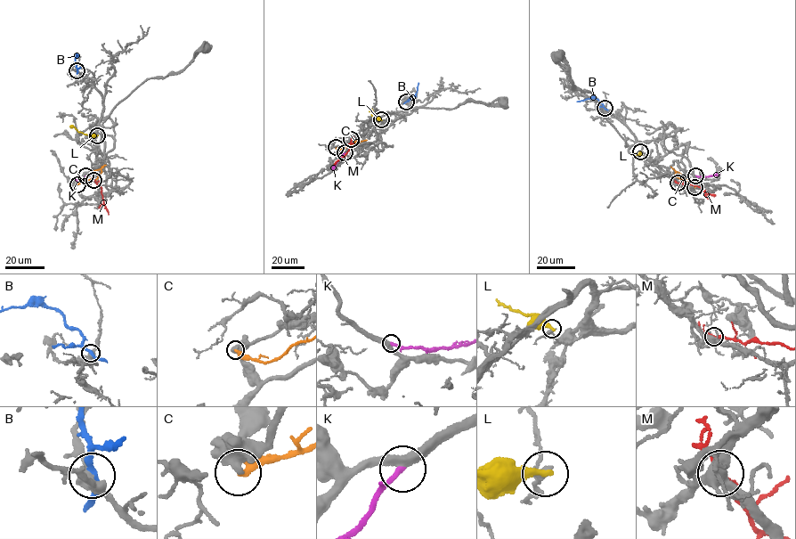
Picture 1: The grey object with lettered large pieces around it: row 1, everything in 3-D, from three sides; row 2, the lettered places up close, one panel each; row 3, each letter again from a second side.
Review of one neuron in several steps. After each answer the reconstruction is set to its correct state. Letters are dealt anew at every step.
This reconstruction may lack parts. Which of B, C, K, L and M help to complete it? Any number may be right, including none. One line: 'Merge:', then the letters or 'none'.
Merge: none

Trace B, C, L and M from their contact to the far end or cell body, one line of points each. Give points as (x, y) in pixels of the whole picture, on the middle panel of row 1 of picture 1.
B: (406, 102), (416, 94), (418, 83)
C: (336, 147), (342, 150), (352, 144)
L: (381, 119), (371, 115), (371, 110), (369, 111)
M: (352, 139), (350, 148), (337, 161)

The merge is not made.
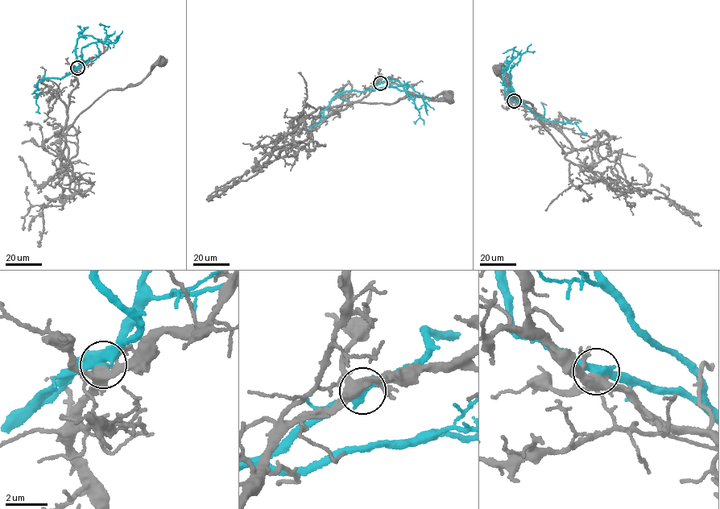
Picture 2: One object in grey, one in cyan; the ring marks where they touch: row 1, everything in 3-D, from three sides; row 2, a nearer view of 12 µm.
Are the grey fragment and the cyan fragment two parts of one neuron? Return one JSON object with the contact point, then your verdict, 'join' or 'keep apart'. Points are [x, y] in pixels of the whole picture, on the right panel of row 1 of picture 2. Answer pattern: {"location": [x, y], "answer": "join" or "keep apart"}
{"location": [514, 101], "answer": "keep apart"}

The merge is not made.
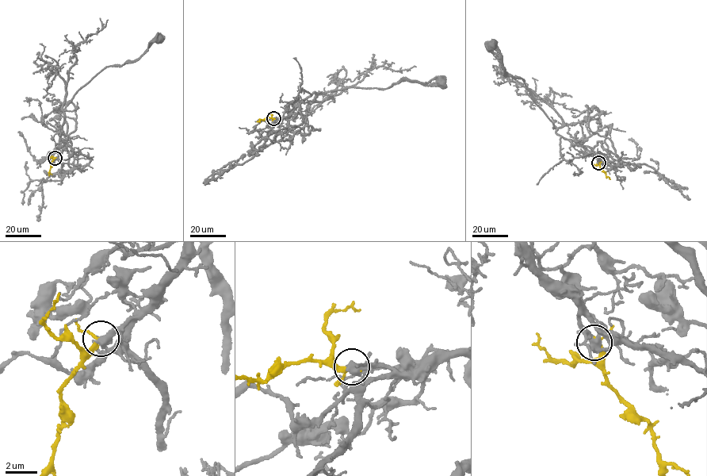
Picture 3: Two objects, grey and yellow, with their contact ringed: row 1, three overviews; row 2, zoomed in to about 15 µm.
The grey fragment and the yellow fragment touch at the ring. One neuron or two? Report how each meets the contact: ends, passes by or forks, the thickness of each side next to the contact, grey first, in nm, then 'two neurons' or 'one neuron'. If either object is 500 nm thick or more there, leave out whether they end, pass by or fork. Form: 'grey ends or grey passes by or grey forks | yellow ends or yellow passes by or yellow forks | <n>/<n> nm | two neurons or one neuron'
550/200 nm | one neuron

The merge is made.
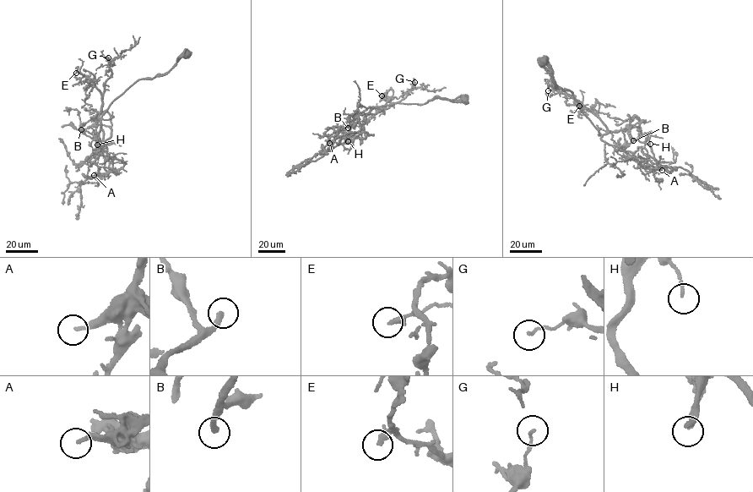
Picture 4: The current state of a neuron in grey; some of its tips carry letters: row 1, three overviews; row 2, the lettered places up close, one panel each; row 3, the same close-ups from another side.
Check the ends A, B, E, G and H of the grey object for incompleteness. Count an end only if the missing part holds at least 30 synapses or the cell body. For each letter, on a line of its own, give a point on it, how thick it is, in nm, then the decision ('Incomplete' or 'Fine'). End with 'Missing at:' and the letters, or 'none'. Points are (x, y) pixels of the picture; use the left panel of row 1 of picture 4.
A: Place: (94, 175). Thickness 180 nm. Incomplete
B: Place: (81, 129). Thickness 240 nm. Incomplete
E: Place: (76, 73). Thickness 280 nm. Fine
G: Place: (108, 57). Thickness 120 nm. Fine
H: Place: (97, 144). Thickness 130 nm. Fine
Missing at: A, B

